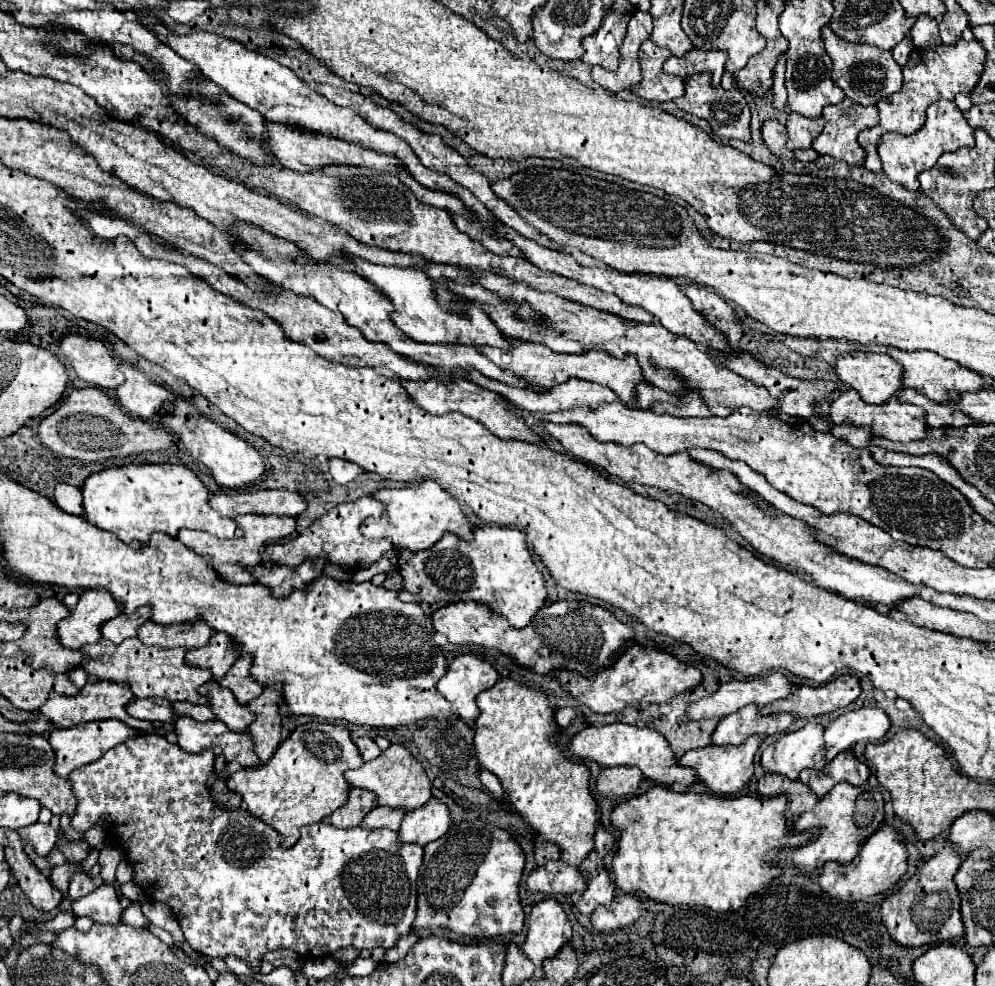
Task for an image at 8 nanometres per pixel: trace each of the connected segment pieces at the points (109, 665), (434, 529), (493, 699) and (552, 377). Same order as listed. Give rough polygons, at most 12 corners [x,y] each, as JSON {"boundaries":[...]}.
{"boundaries":[[[138,638],[80,648],[84,670],[136,698],[208,704],[212,672]],[[436,482],[380,490],[382,518],[366,538],[420,552],[444,532],[472,538],[452,494]],[[544,692],[476,698],[476,758],[574,866],[594,848],[590,770]],[[522,342],[482,350],[530,384],[560,386],[572,378],[608,386],[636,406],[648,382],[634,356],[604,350],[558,354]]]}

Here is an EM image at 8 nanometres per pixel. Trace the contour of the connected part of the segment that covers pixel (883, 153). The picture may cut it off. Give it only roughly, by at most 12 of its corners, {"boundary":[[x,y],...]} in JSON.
{"boundary":[[954,102],[928,106],[910,136],[884,134],[884,174],[908,190],[940,154],[974,146],[972,126]]}

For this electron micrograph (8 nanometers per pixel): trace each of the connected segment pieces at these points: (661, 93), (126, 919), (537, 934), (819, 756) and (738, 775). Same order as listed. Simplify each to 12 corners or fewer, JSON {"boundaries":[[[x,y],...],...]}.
{"boundaries":[[[640,46],[642,80],[630,90],[646,100],[674,100],[684,80],[666,74],[670,50]],[[132,902],[122,916],[124,924],[144,928],[146,916],[140,912],[140,902]],[[544,898],[528,916],[522,950],[536,966],[556,956],[572,926],[560,902]],[[822,724],[780,736],[764,770],[798,778],[826,764]],[[760,736],[740,746],[706,746],[678,762],[716,794],[754,774]]]}

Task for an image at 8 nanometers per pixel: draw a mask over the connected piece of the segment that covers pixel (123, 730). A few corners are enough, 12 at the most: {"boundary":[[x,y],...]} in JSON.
{"boundary":[[122,720],[86,722],[50,734],[54,772],[70,772],[140,732]]}

